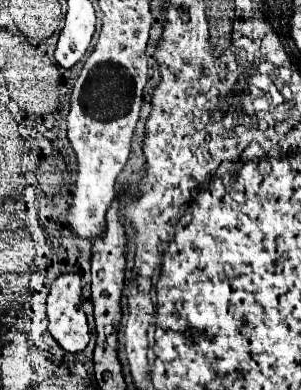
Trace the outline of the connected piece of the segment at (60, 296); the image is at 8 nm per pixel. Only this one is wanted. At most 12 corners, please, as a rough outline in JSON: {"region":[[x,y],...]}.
{"region":[[77,273],[47,297],[49,333],[71,353],[89,343]]}

